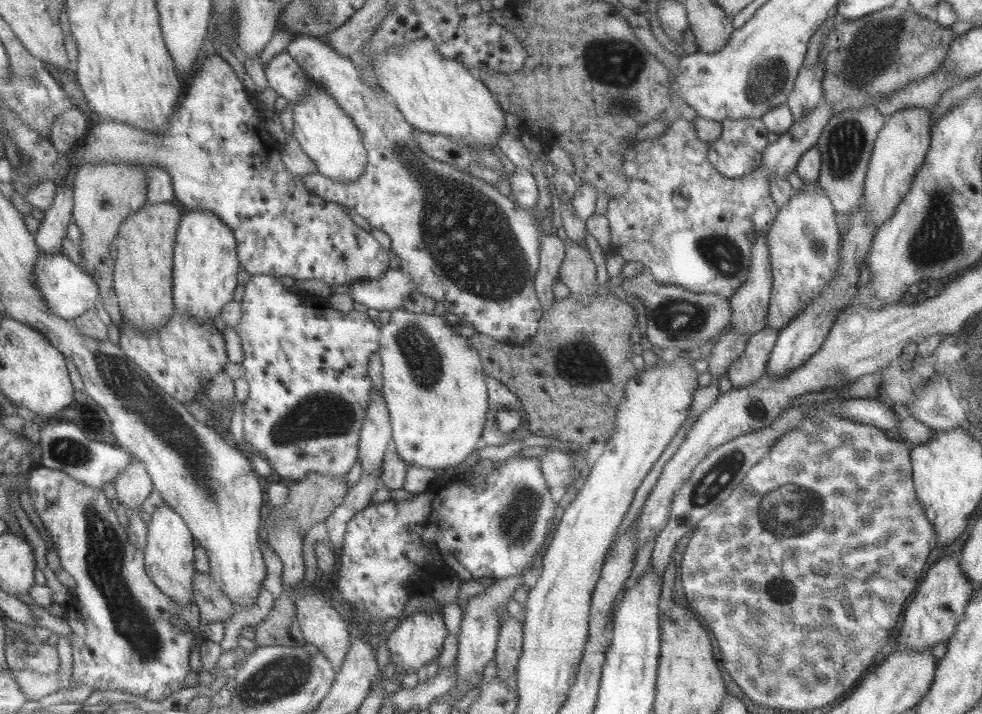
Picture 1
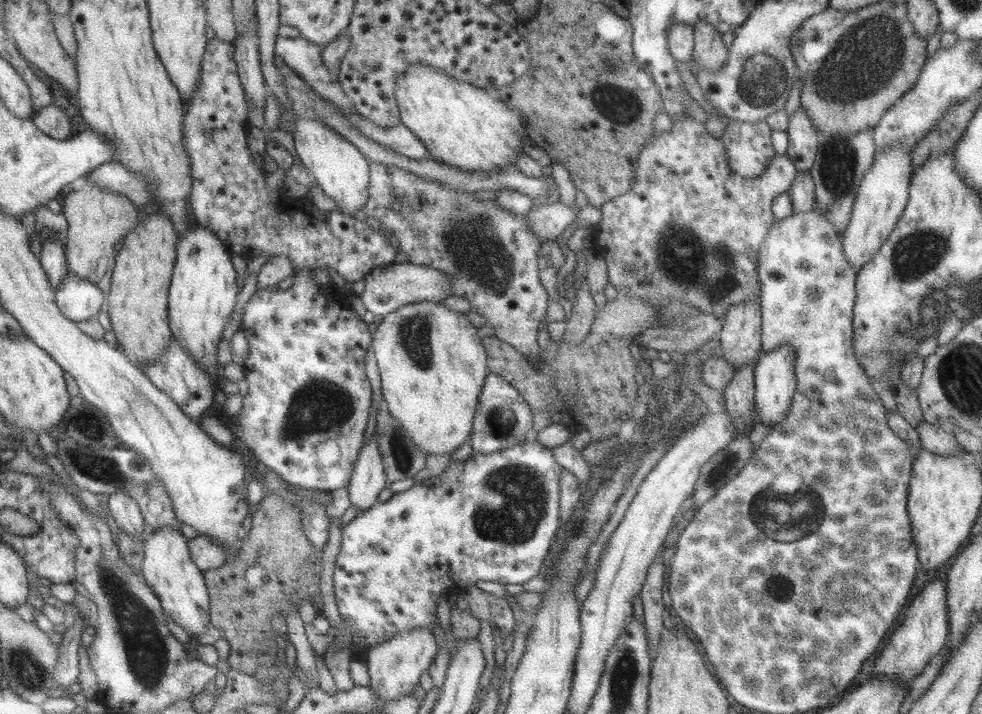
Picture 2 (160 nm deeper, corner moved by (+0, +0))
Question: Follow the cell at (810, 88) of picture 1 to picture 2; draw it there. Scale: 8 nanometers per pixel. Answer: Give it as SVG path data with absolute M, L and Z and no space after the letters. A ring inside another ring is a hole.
M799 107L788 118L786 133L788 137L786 157L791 161L797 173L808 172L816 153L817 130L804 108Z

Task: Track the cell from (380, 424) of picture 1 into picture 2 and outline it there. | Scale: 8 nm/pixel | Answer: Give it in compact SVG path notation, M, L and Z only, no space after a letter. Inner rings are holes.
M374 431L371 439L363 443L358 455L349 483L347 494L350 504L353 504L361 514L376 502L379 492L387 486L384 474L384 466L381 464L380 452L374 439Z

